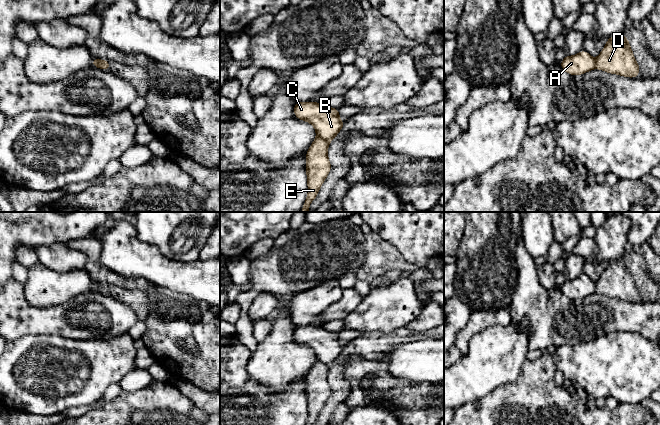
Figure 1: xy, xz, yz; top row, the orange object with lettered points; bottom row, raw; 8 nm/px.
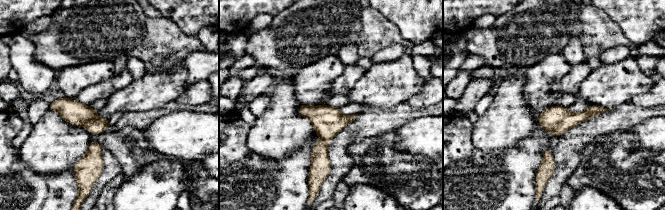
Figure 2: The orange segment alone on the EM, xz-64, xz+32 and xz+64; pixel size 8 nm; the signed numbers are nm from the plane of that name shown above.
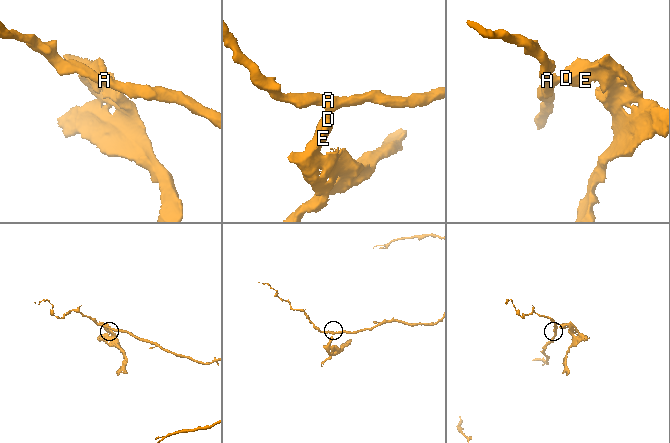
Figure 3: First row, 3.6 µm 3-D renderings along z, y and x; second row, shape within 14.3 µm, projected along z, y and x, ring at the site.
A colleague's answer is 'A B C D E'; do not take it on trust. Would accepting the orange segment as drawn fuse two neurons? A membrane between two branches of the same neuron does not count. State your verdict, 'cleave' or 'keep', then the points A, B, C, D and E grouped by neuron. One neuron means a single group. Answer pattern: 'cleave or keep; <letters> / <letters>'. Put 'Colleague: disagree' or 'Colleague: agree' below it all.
cleave; A B C / D E
Colleague: disagree

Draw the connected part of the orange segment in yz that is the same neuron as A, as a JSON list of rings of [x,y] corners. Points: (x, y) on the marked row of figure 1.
[[[584,50],[574,56],[565,56],[561,68],[570,75],[581,75],[595,68],[595,59]]]

